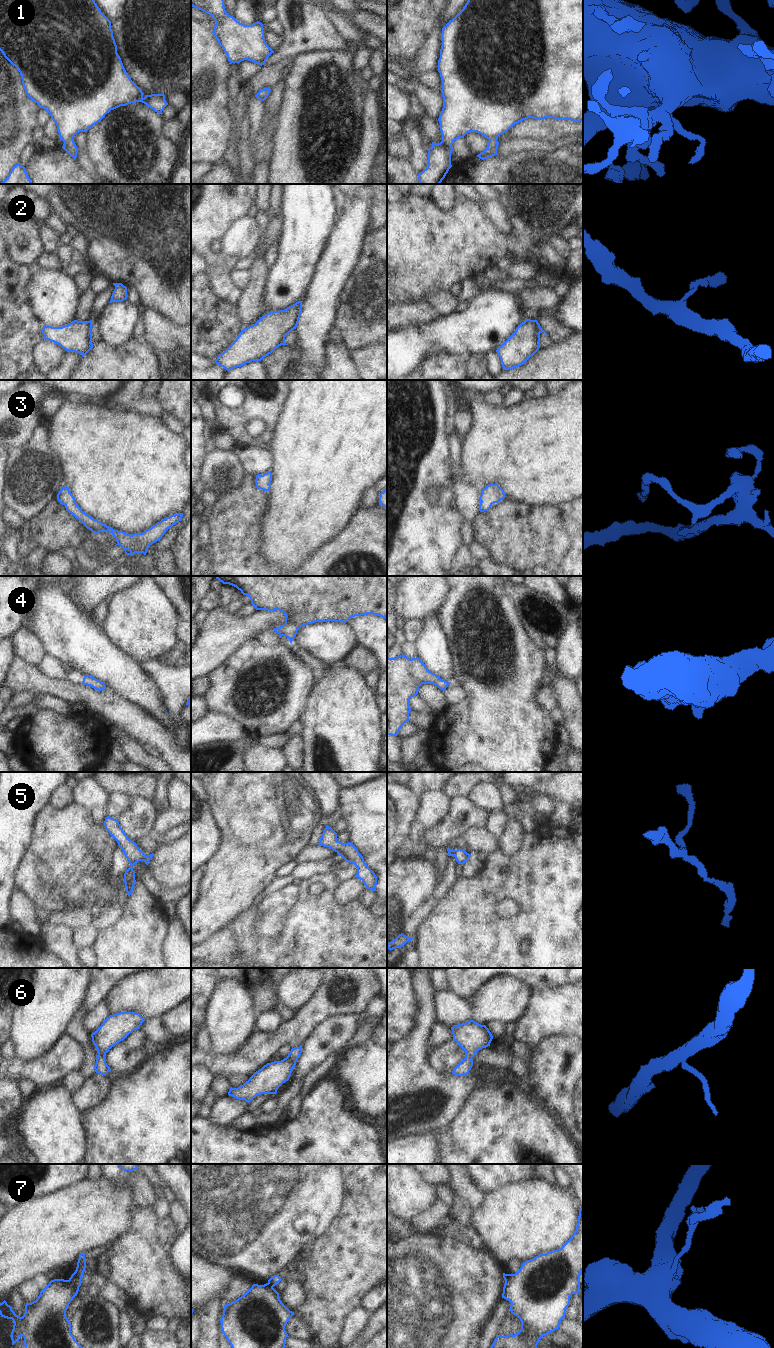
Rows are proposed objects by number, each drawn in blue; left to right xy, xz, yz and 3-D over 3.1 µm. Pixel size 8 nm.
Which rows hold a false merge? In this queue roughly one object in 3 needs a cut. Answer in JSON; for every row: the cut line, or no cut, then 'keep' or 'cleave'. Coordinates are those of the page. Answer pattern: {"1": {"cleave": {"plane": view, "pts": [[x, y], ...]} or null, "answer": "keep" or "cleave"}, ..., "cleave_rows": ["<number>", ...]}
{"1": {"cleave": null, "answer": "keep"}, "2": {"cleave": {"plane": "yz", "pts": [[530, 320], [536, 323], [538, 348]]}, "answer": "cleave"}, "3": {"cleave": null, "answer": "keep"}, "4": {"cleave": null, "answer": "keep"}, "5": {"cleave": null, "answer": "keep"}, "6": {"cleave": null, "answer": "keep"}, "7": {"cleave": {"plane": "xy", "pts": [[71, 1275], [74, 1284], [78, 1288]]}, "answer": "cleave"}, "cleave_rows": ["2", "7"]}

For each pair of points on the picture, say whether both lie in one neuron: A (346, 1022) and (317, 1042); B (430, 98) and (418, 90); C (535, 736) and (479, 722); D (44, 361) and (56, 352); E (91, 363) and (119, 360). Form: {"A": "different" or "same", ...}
{"A": "same", "B": "same", "C": "same", "D": "same", "E": "same"}

